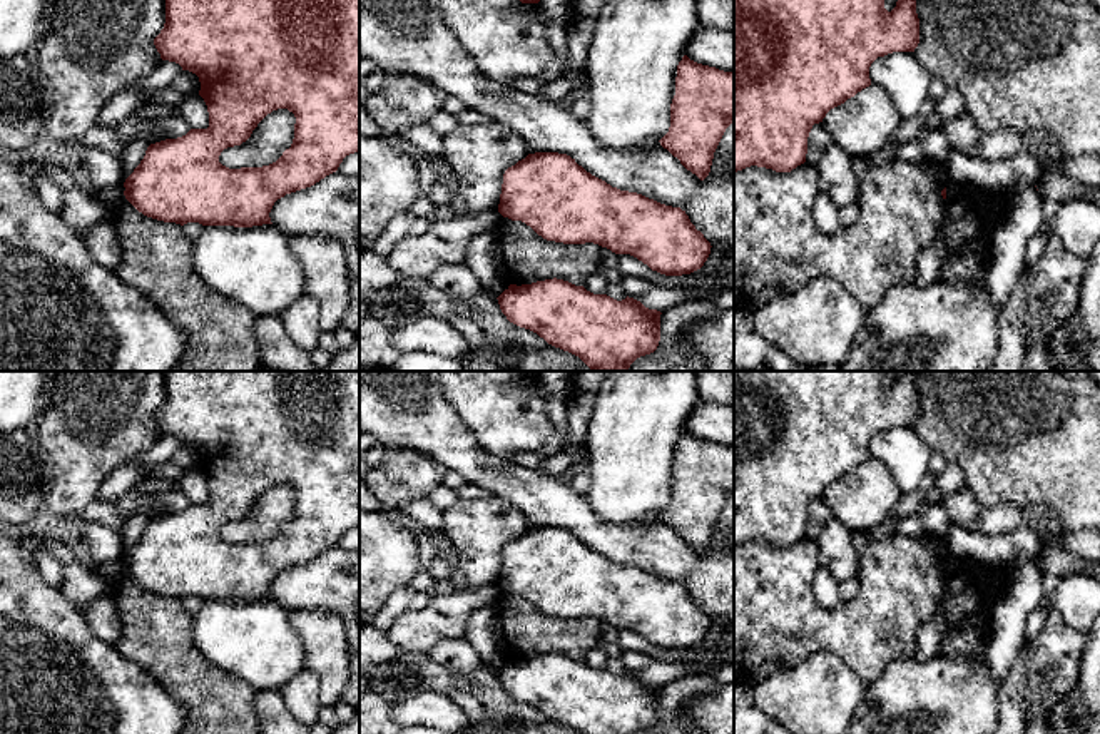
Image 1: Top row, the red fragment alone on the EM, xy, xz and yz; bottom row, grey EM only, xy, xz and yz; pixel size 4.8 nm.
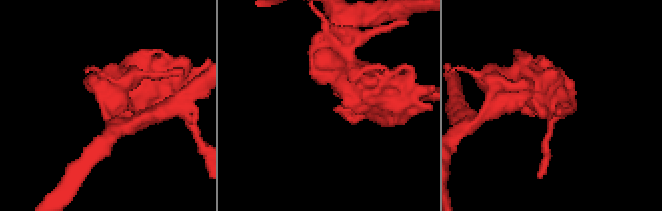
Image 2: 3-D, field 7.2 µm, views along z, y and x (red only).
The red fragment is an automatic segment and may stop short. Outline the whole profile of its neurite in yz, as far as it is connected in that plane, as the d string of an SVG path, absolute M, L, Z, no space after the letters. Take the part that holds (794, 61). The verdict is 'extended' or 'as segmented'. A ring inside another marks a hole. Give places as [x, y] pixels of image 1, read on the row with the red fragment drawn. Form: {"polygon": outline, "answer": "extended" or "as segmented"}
{"polygon": "M734 0L734 172L751 166L791 172L806 162L807 137L826 114L871 85L869 67L878 57L893 52L914 52L919 43L916 0L898 0L888 12L884 0Z", "answer": "as segmented"}

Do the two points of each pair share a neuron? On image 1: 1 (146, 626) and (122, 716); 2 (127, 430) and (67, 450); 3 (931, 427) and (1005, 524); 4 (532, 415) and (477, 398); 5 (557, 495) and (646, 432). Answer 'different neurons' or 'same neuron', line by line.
1: different neurons
2: same neuron
3: different neurons
4: same neuron
5: different neurons

